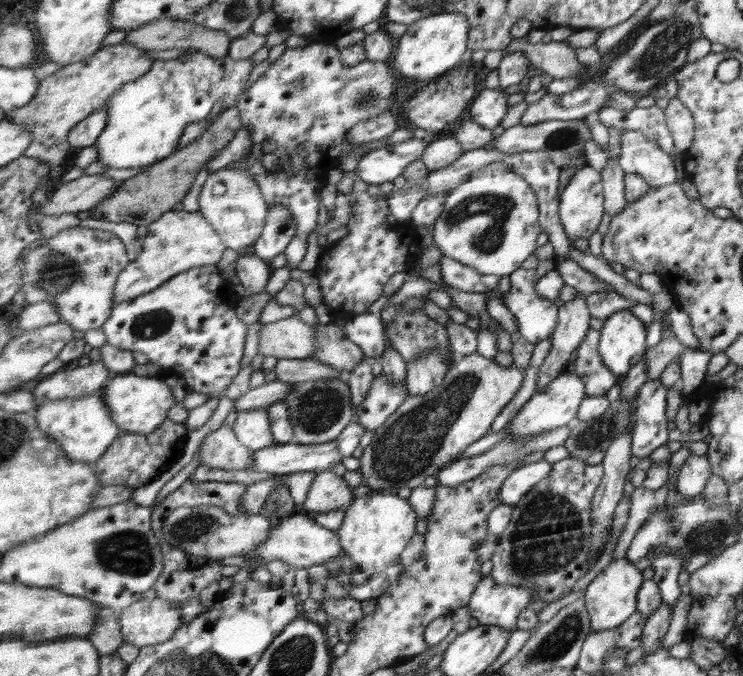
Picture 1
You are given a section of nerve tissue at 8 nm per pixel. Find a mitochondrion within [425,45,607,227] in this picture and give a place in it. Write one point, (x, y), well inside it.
(563, 139)

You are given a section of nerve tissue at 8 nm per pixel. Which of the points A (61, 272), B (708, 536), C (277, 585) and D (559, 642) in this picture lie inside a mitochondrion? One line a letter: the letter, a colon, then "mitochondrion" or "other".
A: mitochondrion
B: mitochondrion
C: other
D: mitochondrion

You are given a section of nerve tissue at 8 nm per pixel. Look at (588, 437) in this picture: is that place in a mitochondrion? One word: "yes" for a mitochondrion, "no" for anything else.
yes

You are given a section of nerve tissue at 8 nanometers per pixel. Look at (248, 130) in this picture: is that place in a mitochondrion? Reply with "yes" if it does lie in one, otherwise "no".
no

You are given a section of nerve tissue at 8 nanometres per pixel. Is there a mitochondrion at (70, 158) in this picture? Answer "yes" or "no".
no

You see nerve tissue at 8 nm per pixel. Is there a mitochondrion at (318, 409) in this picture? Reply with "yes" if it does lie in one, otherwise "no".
yes

